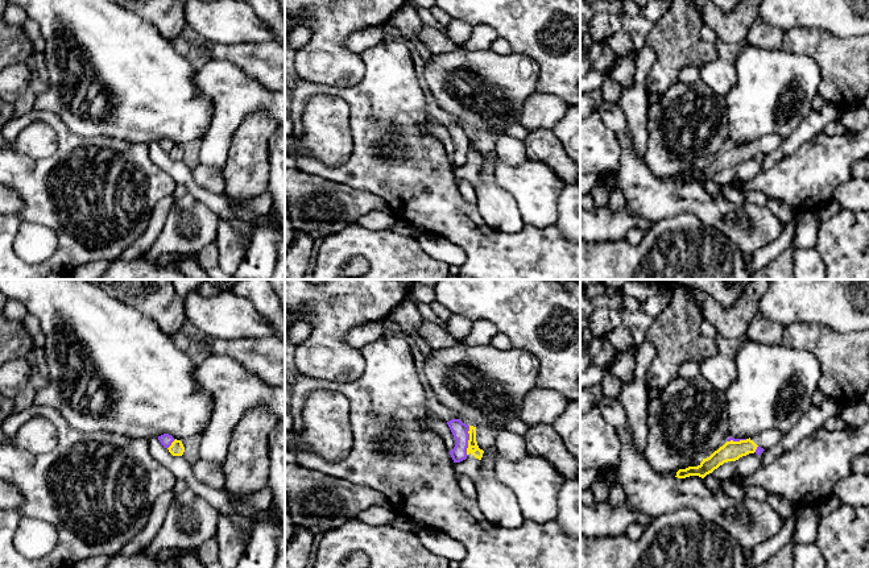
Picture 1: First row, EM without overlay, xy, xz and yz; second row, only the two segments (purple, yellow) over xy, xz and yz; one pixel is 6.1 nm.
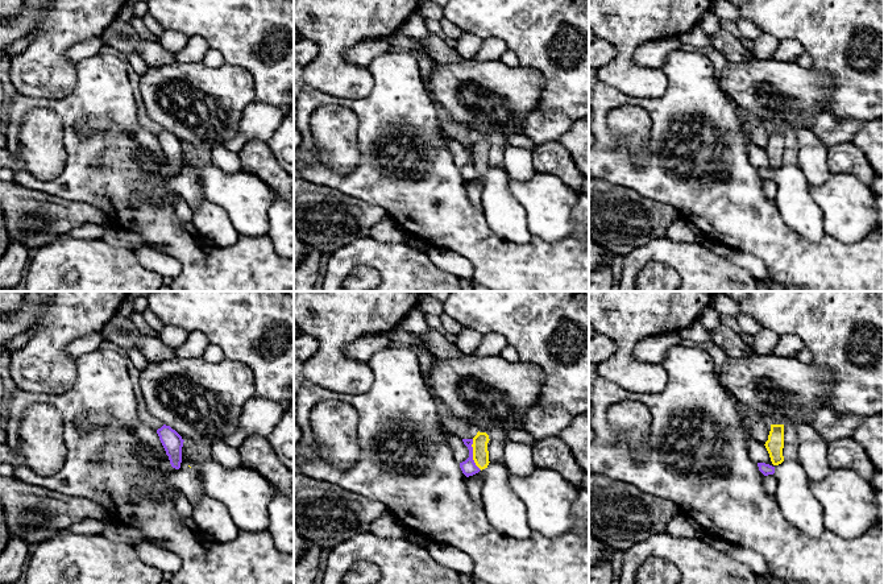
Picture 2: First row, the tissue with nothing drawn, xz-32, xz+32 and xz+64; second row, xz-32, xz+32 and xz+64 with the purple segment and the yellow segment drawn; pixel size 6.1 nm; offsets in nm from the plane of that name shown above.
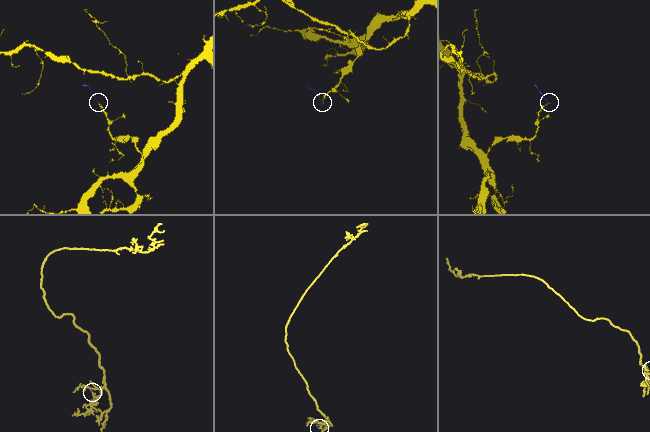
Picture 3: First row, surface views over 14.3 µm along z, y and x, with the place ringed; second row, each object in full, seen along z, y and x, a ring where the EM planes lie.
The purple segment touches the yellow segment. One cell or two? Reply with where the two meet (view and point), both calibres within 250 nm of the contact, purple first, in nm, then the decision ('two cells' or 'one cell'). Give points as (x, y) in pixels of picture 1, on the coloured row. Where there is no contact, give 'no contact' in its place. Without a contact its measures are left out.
xz (468, 439) | 100/60 nm | two cells

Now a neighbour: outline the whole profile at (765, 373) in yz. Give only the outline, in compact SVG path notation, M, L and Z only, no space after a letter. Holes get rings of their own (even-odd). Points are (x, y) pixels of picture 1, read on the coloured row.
M748 340L736 349L733 360L737 377L724 389L731 438L749 439L767 430L787 434L812 406L812 395L822 378L819 361L814 355L783 344L769 345ZM782 397L787 401L786 411L777 410Z

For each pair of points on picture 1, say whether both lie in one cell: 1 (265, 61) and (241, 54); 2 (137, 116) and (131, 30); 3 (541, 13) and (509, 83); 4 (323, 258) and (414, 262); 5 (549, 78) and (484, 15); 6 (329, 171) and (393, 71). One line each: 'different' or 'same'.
1: same
2: same
3: different
4: same
5: same
6: same

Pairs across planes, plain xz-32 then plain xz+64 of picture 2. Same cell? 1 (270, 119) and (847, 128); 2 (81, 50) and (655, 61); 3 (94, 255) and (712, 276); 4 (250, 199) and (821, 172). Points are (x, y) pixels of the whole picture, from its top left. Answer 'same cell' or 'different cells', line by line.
1: same cell
2: same cell
3: same cell
4: different cells

